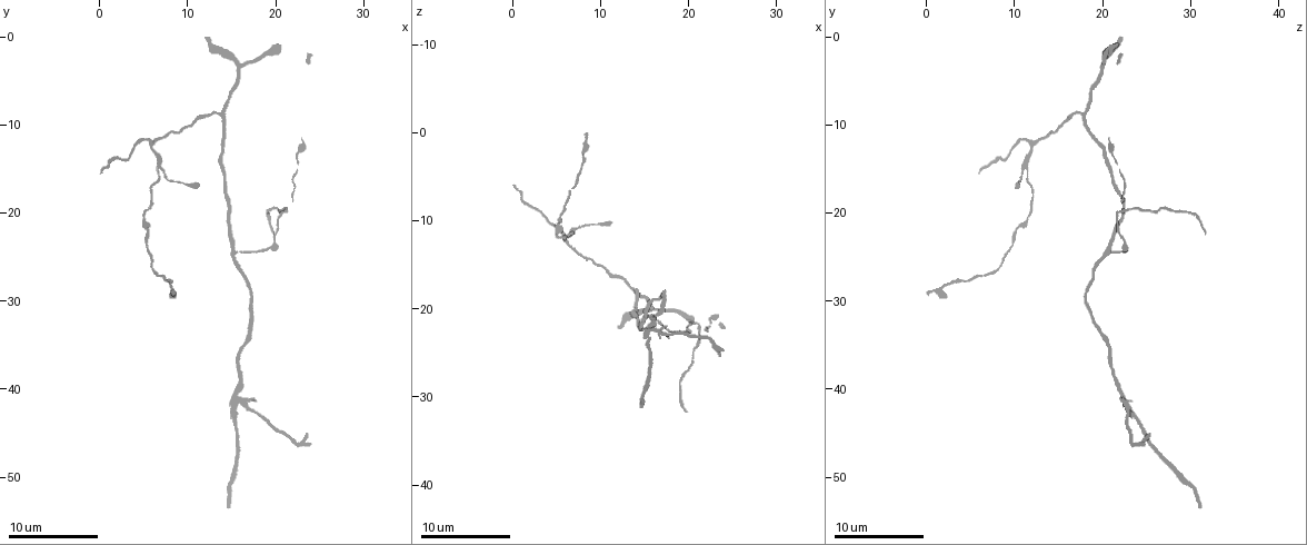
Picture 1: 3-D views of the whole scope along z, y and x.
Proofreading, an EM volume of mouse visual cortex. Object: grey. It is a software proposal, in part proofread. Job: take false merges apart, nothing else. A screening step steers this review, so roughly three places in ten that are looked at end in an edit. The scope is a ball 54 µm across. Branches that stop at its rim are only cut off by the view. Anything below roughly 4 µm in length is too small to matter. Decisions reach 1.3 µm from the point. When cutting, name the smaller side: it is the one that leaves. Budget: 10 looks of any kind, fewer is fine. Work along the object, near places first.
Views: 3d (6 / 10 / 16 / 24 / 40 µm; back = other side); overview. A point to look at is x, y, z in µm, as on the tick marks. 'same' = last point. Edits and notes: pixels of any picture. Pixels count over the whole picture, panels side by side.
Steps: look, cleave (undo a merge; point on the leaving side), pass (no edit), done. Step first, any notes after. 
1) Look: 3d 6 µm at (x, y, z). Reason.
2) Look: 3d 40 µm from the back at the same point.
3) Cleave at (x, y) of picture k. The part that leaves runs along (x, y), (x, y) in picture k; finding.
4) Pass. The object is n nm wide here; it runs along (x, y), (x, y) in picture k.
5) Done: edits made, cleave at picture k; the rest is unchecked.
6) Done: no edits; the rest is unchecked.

Look: 3d 6 µm at (15.2, 24.6, 20.6). Three-way junction.

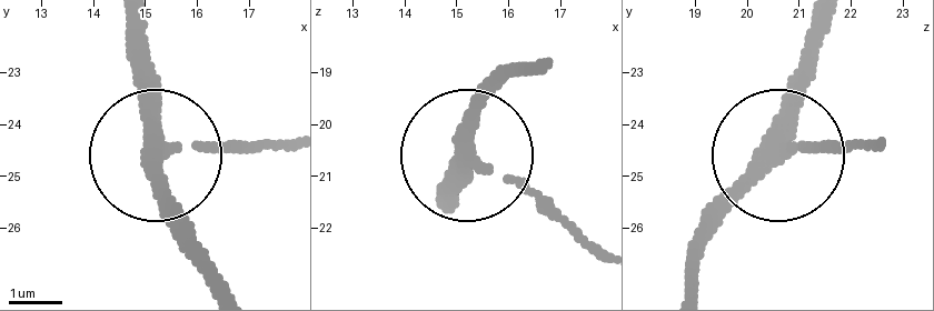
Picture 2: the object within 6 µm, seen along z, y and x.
Pass. It runs along (441, 207), (459, 162), (482, 158), (597, 251) in picture 2; continuous, no second neuron.

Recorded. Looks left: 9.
Look: 3d 10 µm at (6.8, 14.8, 11.0). Branch point.

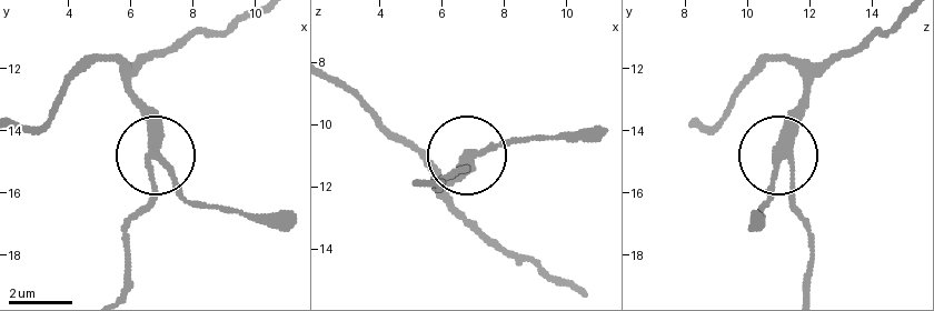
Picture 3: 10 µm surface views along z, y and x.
Look: 3d 10 µm from the back at (6.8, 14.8, 11.0).

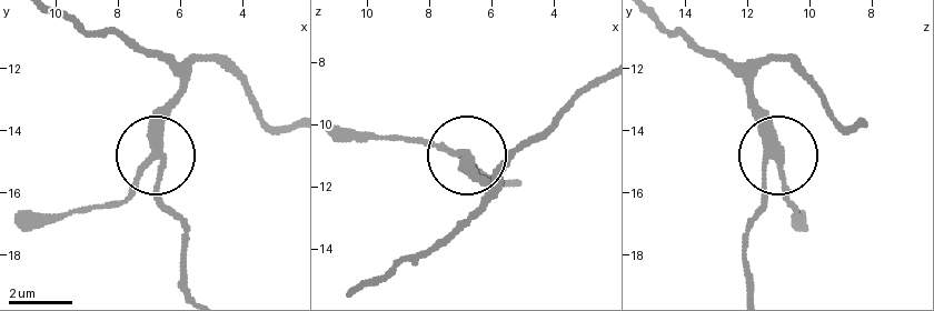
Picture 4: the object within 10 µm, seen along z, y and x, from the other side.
Pass. The object is 280 nm wide here; continuous, no second neuron.

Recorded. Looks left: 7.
Look: 3d 10 µm at (14.0, 8.8, 17.8). A fork.

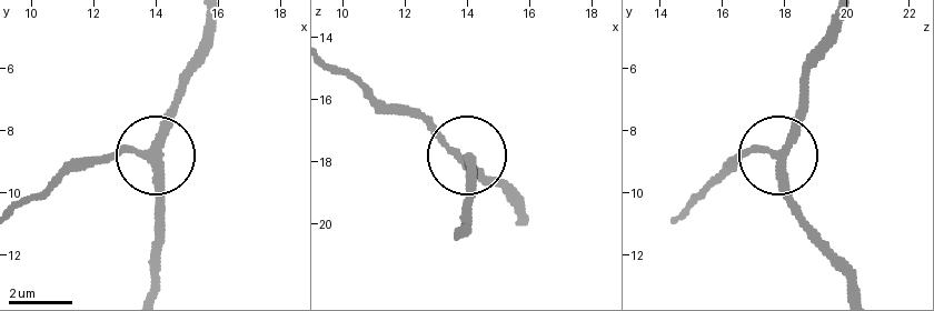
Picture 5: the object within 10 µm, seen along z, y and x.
Look: 3d 10 µm from the back at (13.8, 8.8, 17.8).

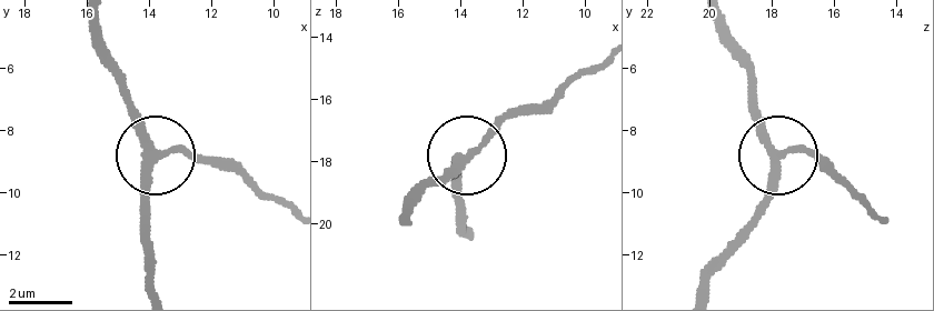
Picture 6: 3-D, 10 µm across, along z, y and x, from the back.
Pass. 3 arms meet here; it runs along (697, 288), (761, 200), (774, 160), (753, 99) in picture 6; continuous, no second neuron.

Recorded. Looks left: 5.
Look: 3d 6 µm at (21.2, 20.0, 22.0). Two arms in line, one across.

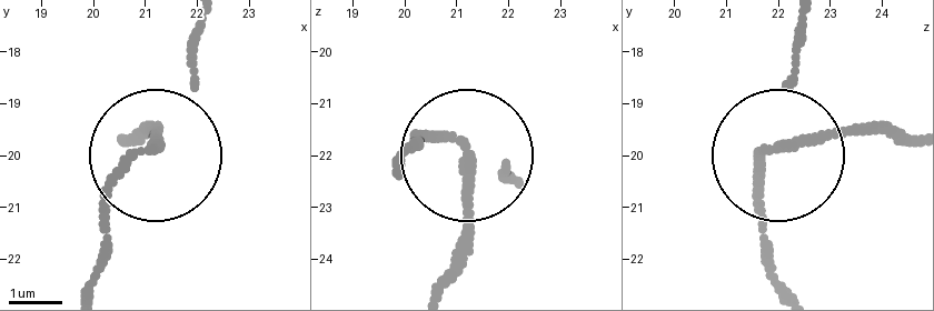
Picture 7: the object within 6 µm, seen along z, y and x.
Cleave at (155, 130) of picture 7. 3 arms meet here; the part that leaves runs along (769, 153), (872, 127), (912, 136) in picture 7; a second neuron is stuck on.

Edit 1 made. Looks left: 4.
Look: overview. See it whole again.

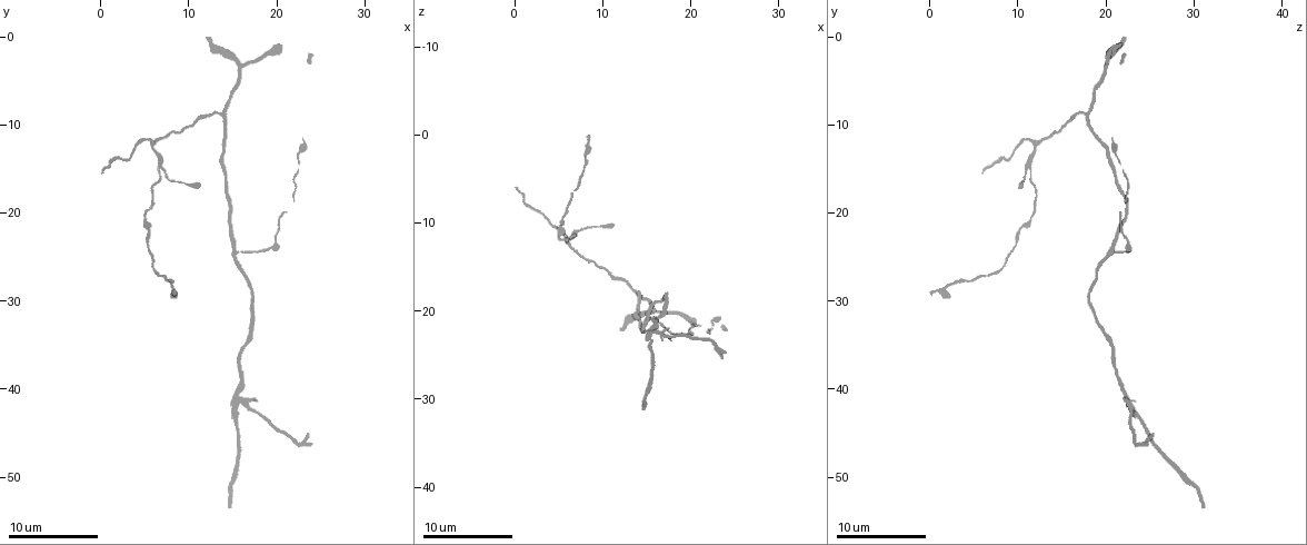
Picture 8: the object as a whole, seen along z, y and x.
Look: 3d 10 µm at (15.8, 41.4, 22.4). Four-way junction.

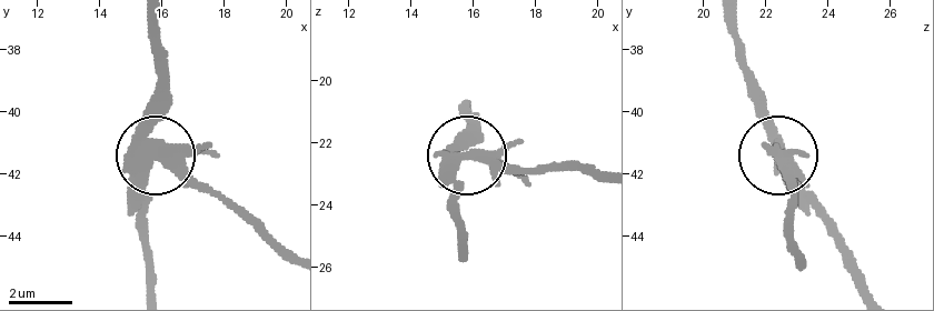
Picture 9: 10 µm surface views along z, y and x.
Cleave at (187, 183) of picture 9. The part that leaves runs along (156, 149), (241, 206), (289, 250) in picture 9; a second neuron is stuck on.

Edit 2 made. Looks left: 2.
Done: edits made, cleave at picture 7, cleave at picture 9; the rest is unchecked.

